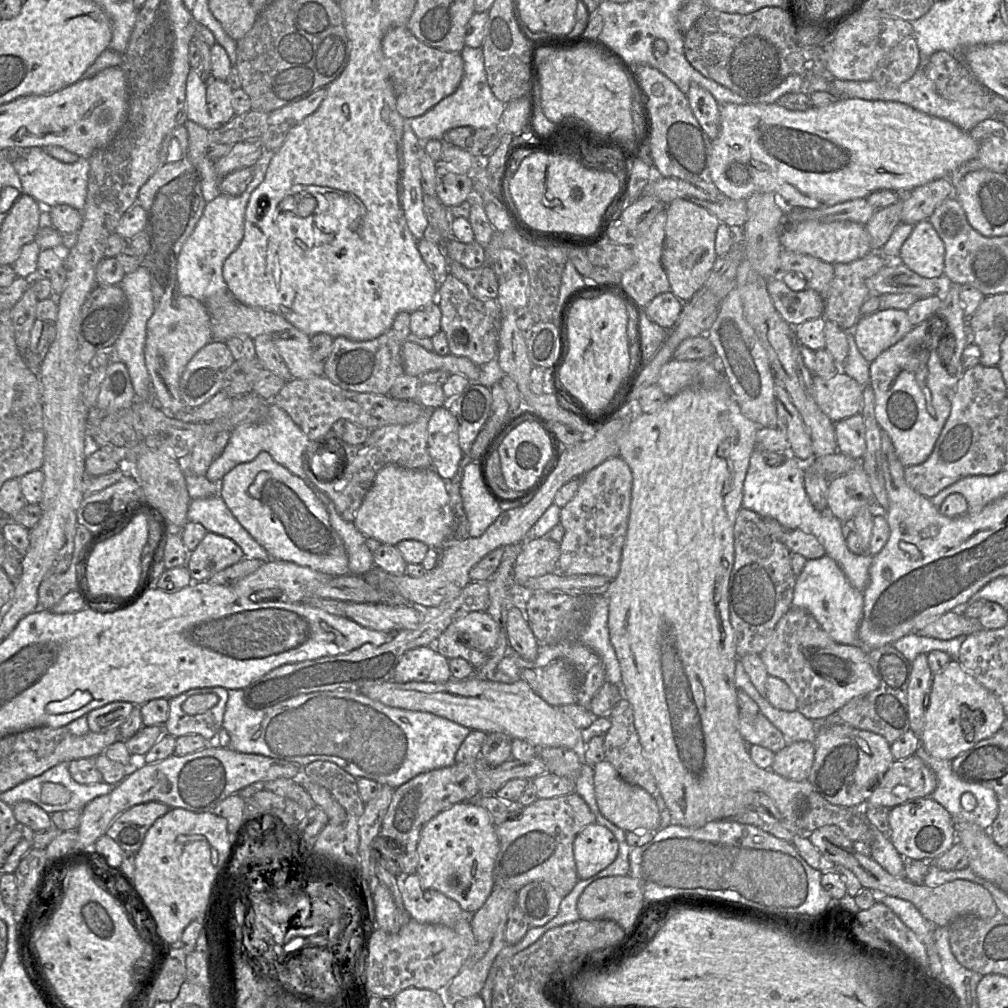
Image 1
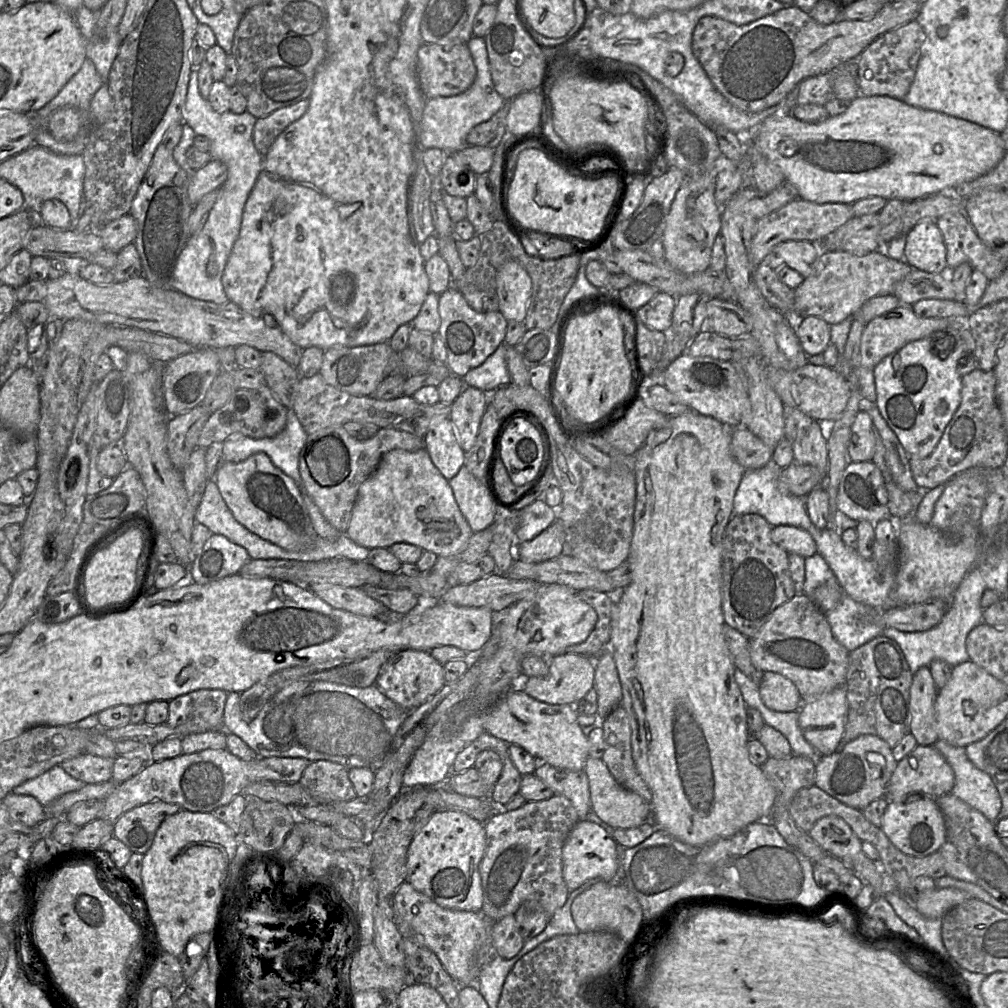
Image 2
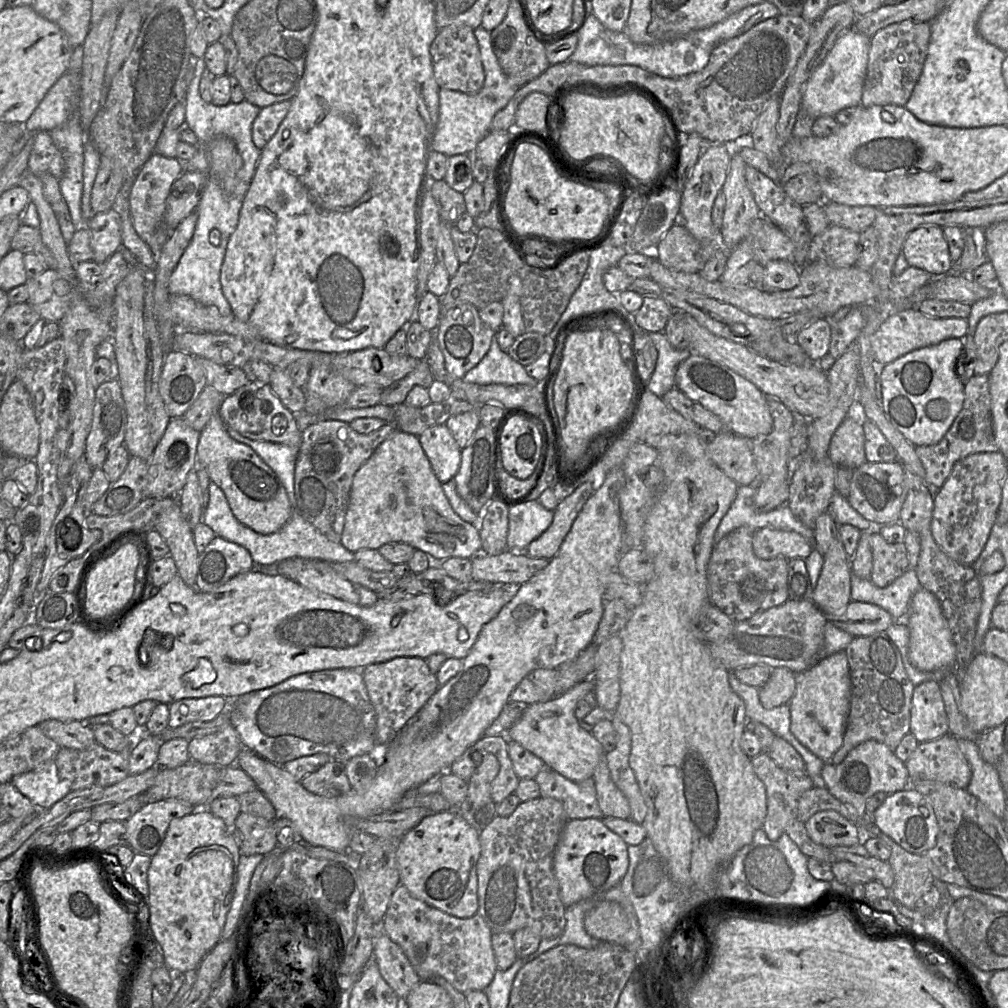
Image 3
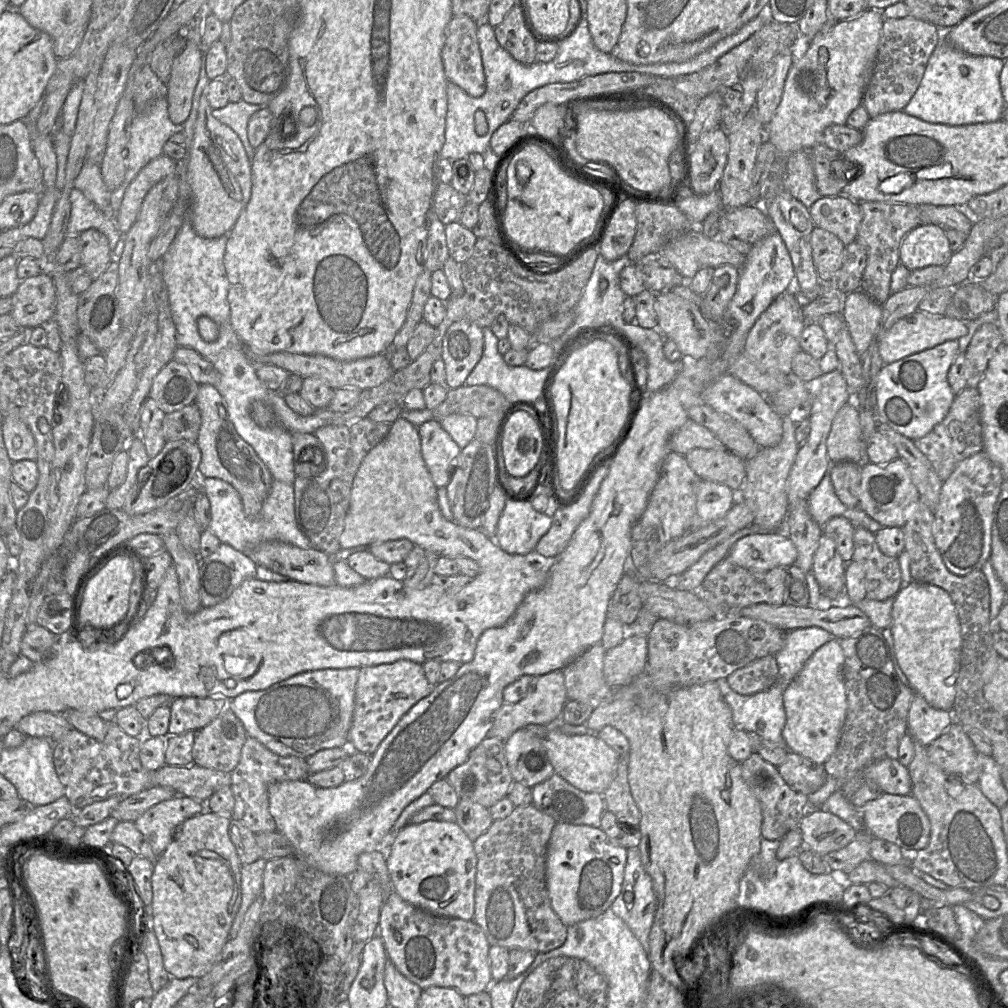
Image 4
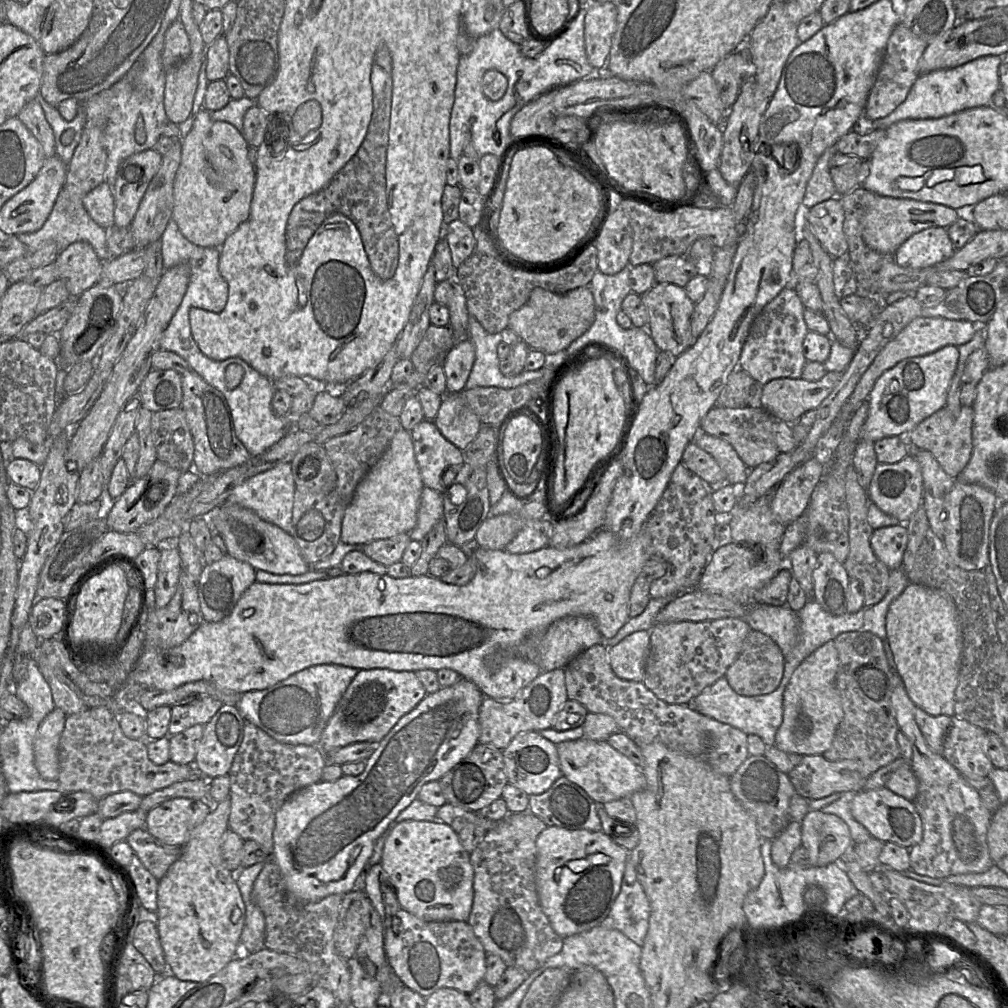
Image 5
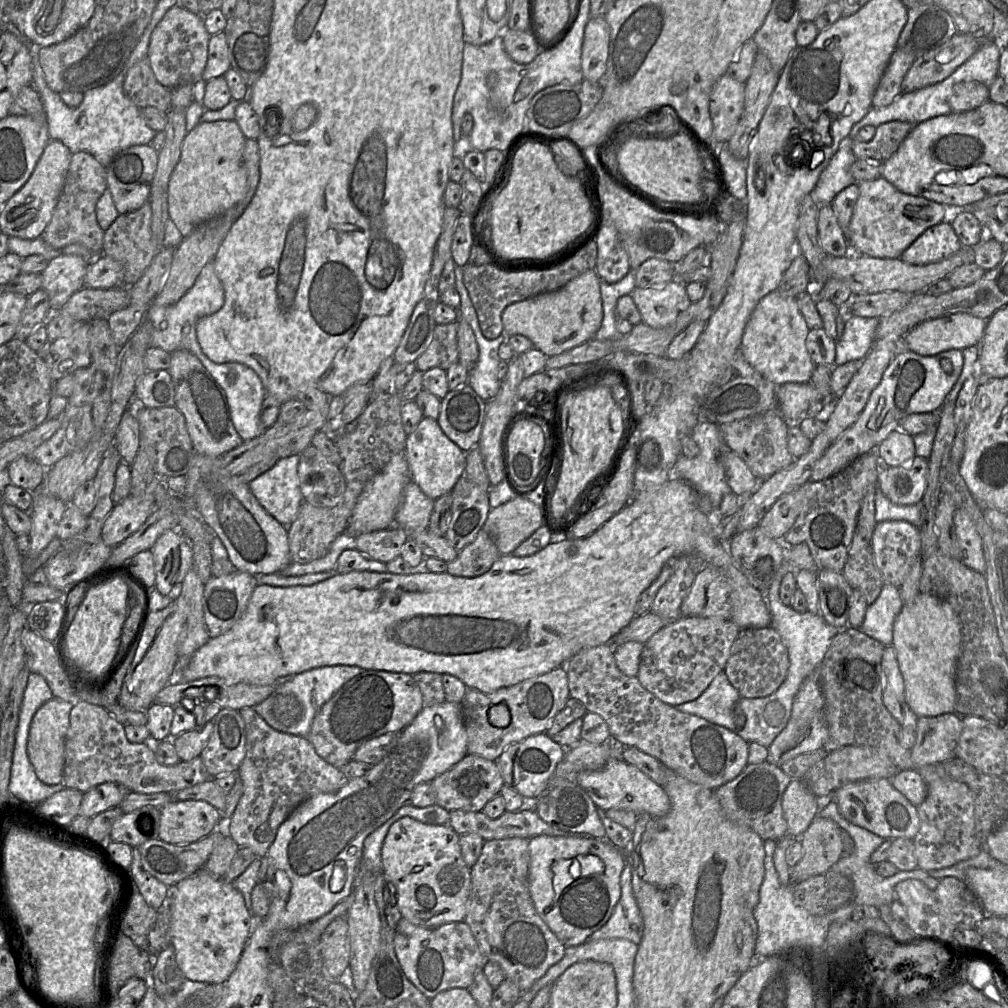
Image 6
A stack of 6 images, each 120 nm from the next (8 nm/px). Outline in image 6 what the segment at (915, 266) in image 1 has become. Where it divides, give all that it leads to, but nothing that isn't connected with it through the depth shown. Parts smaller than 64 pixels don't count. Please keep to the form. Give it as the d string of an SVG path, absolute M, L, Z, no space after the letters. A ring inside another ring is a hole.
M949 219L926 229L899 257L903 262L925 265L939 262L962 248Z

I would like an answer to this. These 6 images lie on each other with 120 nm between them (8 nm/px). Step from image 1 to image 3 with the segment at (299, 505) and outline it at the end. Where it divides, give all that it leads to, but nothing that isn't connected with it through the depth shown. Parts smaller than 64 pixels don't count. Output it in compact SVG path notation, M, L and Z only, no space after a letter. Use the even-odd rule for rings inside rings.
M218 412L200 432L197 462L224 492L232 513L241 524L259 534L269 535L279 531L289 520L292 507L280 479L251 447L229 435Z

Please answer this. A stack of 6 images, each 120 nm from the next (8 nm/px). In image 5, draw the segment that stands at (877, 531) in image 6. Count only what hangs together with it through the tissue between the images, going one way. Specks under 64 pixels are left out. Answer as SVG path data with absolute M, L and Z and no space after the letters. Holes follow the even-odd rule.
M897 524L875 529L870 538L874 554L890 570L902 567L902 560L908 544L906 524Z

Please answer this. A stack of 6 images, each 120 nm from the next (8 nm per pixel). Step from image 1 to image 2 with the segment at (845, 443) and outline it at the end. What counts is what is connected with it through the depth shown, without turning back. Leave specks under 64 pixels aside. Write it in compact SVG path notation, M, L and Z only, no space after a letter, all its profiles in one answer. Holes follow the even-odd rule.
M867 411L858 412L851 427L847 451L850 462L872 461L875 452L875 435L873 421Z

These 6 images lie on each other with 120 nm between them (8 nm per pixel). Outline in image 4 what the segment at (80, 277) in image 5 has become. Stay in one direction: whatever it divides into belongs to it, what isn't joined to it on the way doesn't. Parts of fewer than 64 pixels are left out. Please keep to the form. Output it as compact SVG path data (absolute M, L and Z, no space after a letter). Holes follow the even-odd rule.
M88 229L79 234L81 244L81 265L92 281L106 270L113 259L113 252L104 234L96 229Z

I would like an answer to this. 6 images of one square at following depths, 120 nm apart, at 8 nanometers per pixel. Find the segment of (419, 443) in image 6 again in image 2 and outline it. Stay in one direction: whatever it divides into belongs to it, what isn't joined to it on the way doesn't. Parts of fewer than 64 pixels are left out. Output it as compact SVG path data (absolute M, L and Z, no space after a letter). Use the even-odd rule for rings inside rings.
M449 417L434 423L425 436L424 449L446 480L451 480L465 465L466 453L461 448Z

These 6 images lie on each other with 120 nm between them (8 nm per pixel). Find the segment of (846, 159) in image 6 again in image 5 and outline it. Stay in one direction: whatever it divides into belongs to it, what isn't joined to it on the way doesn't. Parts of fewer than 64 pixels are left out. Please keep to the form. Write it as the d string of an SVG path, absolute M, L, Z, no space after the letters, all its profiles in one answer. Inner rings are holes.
M835 147L828 148L818 159L802 201L802 205L806 208L811 208L820 202L838 196L830 175L830 159L836 152Z

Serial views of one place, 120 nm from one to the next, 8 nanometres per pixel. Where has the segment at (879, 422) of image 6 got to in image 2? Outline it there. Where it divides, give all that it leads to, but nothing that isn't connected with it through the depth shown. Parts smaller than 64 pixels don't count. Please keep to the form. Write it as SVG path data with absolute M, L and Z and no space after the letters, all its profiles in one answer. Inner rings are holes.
M966 320L953 321L944 331L909 342L873 369L875 405L910 457L923 459L935 450L961 403L962 377L957 365L966 350L966 343L960 336L963 325L966 325ZM947 338L954 338L955 346L951 354L940 359L932 352L932 347L939 351L940 342Z

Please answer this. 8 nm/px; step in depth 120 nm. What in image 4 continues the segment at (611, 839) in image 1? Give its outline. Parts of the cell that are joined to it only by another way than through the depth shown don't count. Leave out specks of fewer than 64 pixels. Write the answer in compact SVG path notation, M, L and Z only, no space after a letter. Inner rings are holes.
M557 822L547 848L546 883L551 906L565 926L597 918L620 893L627 849L610 840L601 828Z

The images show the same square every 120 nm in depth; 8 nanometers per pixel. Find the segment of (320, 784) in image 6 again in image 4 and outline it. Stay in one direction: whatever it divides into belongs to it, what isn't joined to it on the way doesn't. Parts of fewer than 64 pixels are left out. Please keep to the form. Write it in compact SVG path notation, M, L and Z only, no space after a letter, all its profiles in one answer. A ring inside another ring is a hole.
M247 736L240 760L231 772L231 790L235 799L231 819L239 820L255 834L277 830L276 822L269 812L268 786L274 782L306 780L309 774L305 758L279 756L257 739Z

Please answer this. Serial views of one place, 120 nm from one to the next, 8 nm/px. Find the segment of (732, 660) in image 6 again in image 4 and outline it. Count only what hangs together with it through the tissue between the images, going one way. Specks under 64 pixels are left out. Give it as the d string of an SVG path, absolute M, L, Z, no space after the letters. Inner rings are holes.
M767 655L735 670L727 680L735 692L752 695L773 686L778 679L778 674L779 668L775 655Z

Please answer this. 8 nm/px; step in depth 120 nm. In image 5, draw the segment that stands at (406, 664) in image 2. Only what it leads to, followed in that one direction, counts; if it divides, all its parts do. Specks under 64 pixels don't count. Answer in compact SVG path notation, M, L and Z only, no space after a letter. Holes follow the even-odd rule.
M384 668L360 670L338 702L317 746L328 754L352 743L379 743L426 695L427 692L414 671Z

